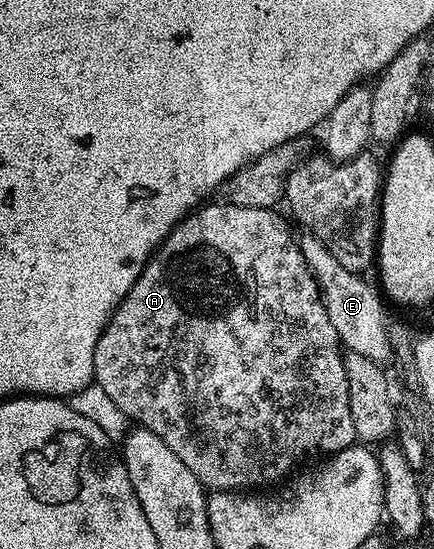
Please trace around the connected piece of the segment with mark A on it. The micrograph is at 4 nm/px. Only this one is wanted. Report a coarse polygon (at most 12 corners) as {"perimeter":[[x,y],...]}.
{"perimeter":[[169,232],[93,383],[207,489],[349,448],[299,241]]}

